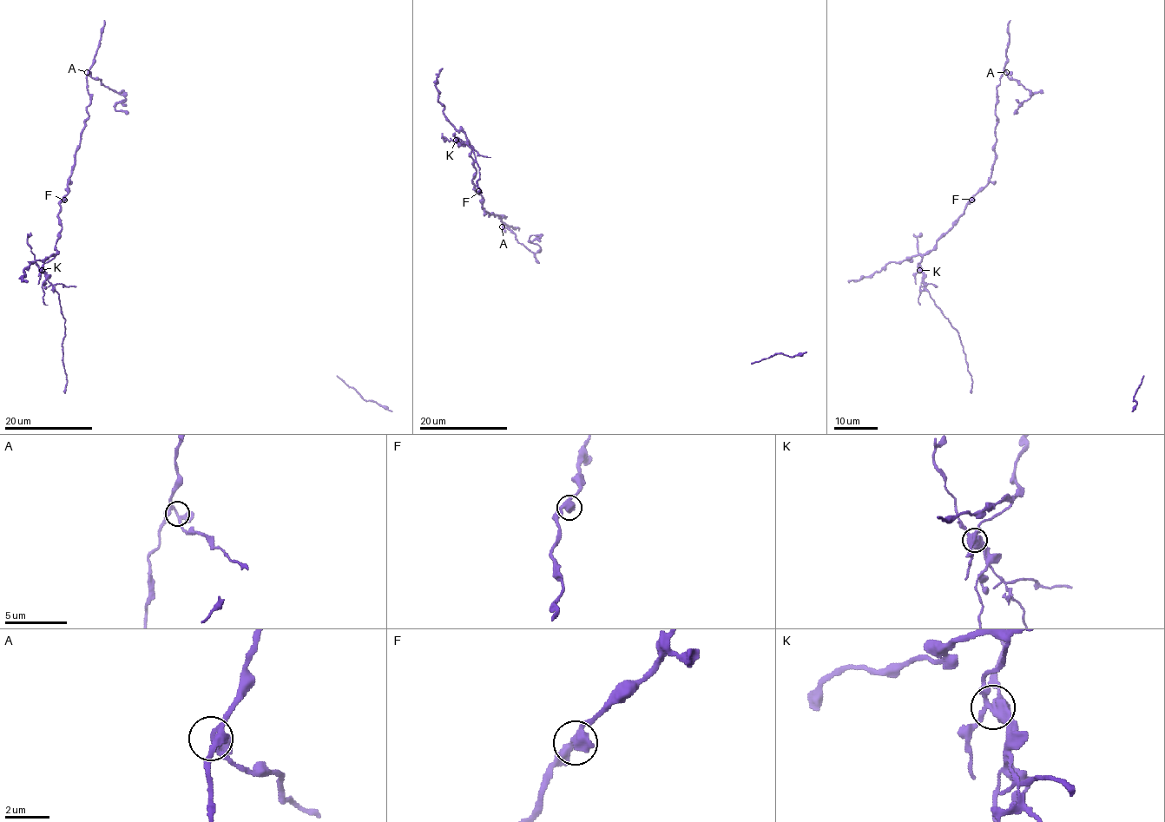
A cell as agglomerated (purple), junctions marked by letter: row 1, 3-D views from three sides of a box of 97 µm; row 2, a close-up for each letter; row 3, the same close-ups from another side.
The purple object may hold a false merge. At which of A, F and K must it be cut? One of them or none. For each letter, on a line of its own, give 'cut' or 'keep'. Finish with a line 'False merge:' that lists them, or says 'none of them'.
A: keep
F: keep
K: cut
False merge: K

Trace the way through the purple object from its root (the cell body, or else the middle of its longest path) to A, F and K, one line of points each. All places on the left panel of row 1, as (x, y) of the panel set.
A: (65, 332), (58, 293), (43, 264), (56, 254), (60, 201), (68, 193), (88, 117), (87, 72)
F: (65, 332), (58, 293), (43, 269), (43, 264), (56, 254), (55, 242), (62, 227), (60, 202), (64, 200)
K: (65, 332), (65, 318), (58, 293), (41, 269)

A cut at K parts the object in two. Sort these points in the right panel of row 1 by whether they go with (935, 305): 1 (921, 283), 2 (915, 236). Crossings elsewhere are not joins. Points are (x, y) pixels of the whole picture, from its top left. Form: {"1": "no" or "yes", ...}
{"1": "yes", "2": "yes"}

